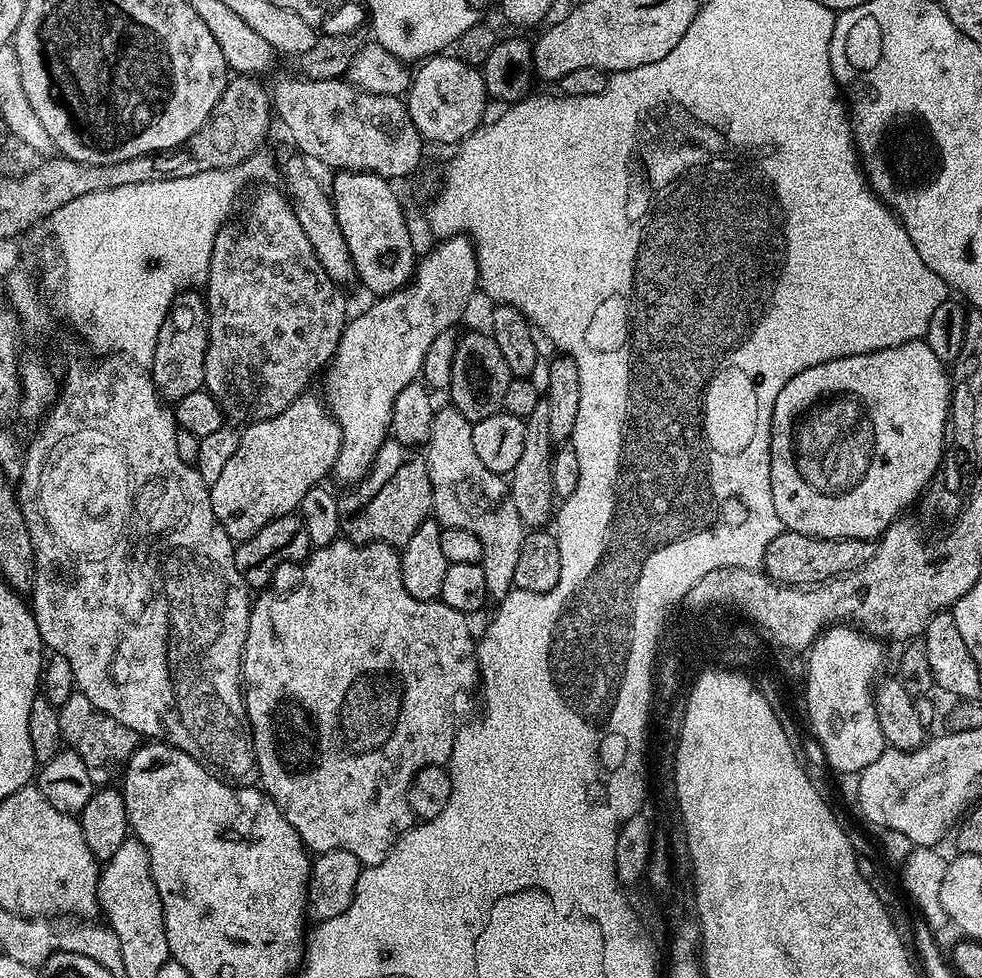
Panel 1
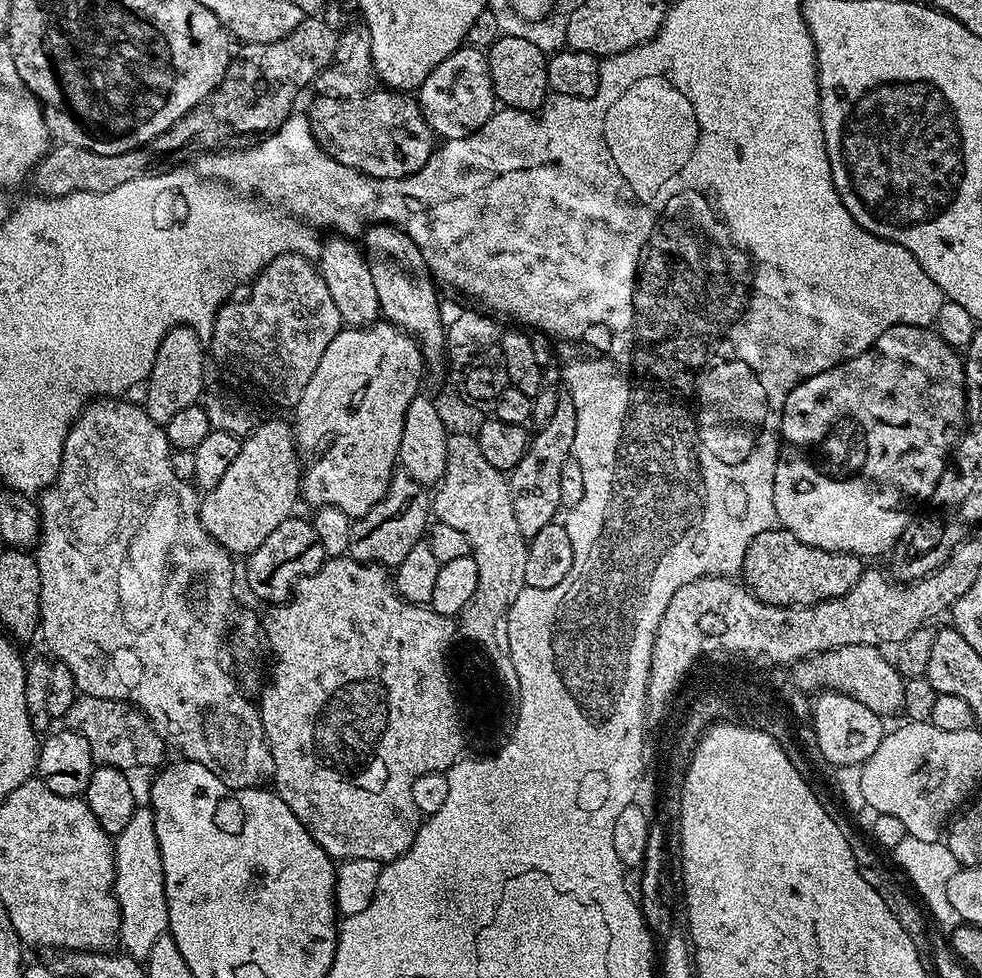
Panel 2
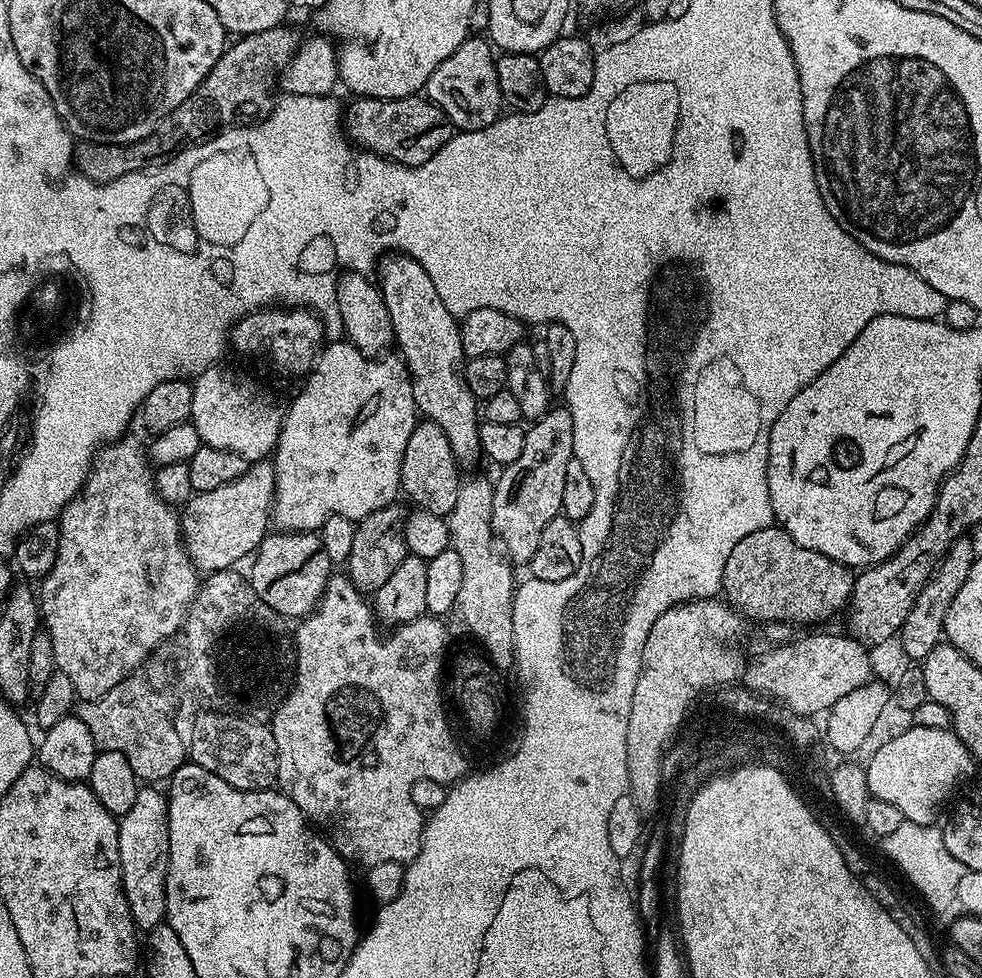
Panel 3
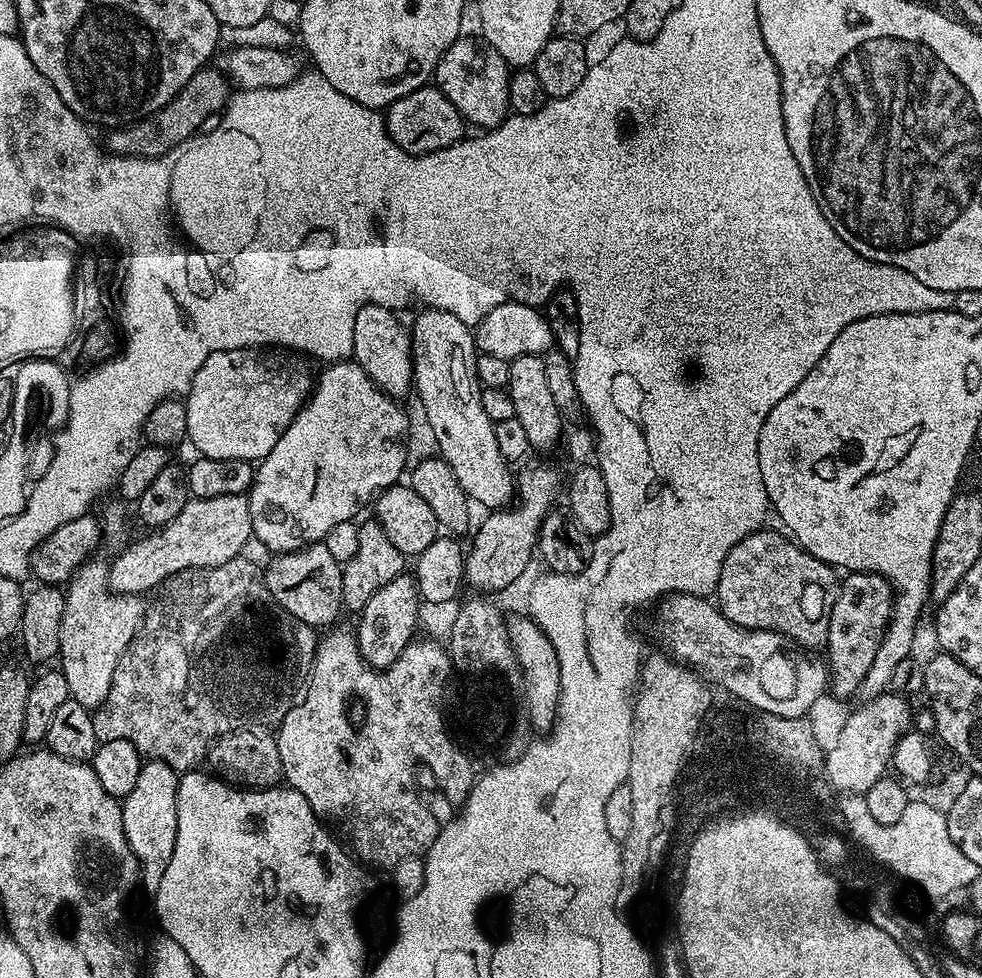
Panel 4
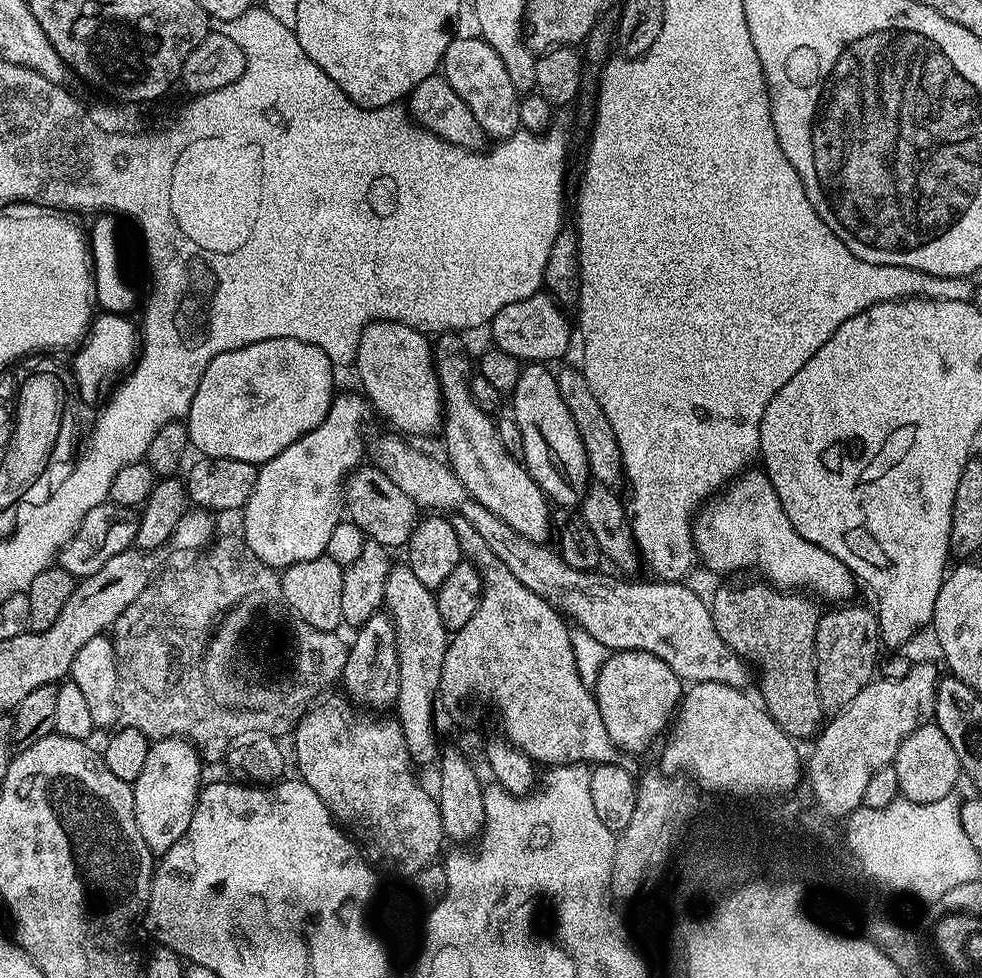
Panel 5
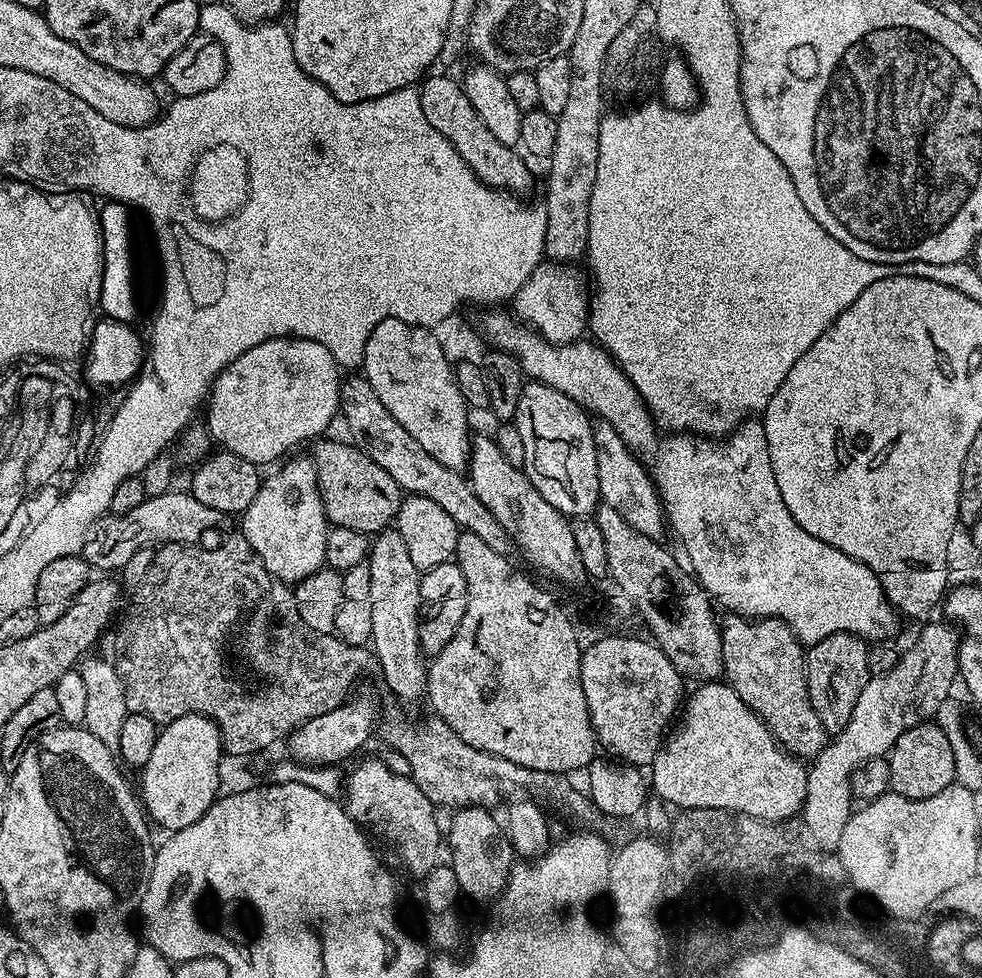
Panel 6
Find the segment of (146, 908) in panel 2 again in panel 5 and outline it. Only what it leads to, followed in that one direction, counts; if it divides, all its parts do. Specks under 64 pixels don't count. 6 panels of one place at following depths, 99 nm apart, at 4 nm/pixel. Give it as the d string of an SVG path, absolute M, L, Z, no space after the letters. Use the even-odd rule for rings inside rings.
M168 736L165 740L153 740L148 745L146 762L142 765L142 774L138 774L132 785L134 794L134 818L138 818L138 830L142 838L146 838L146 846L152 848L153 853L163 854L182 834L186 834L186 826L190 826L190 818L194 818L196 799L200 797L202 779L200 780L200 764L202 757L189 741L179 736Z

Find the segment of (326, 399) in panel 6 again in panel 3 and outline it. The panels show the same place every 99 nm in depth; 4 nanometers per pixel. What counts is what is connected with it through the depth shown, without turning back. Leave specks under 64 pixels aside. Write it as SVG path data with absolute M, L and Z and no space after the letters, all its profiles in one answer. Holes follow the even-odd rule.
M213 366L195 377L192 384L191 424L198 430L201 445L218 450L234 450L250 462L260 462L276 451L282 427L282 408L279 408L248 376L239 376L232 368Z

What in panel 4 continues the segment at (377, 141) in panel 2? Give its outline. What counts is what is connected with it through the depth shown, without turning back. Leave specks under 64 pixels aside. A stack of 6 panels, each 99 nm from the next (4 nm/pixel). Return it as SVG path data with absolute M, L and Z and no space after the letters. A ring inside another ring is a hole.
M425 86L398 98L386 109L386 123L389 138L402 149L413 156L424 156L427 152L437 152L449 148L459 140L465 139L466 122L454 110L454 102L442 94L435 86Z

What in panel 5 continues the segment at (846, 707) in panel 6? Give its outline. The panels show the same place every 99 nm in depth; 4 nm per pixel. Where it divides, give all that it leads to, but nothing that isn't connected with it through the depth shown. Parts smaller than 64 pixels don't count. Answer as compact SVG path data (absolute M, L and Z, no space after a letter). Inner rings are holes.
M848 602L843 606L832 606L829 612L825 611L816 623L816 685L820 705L829 713L835 714L844 708L858 694L858 690L871 684L878 672L881 663L882 645L880 642L880 622L877 613L864 604Z

